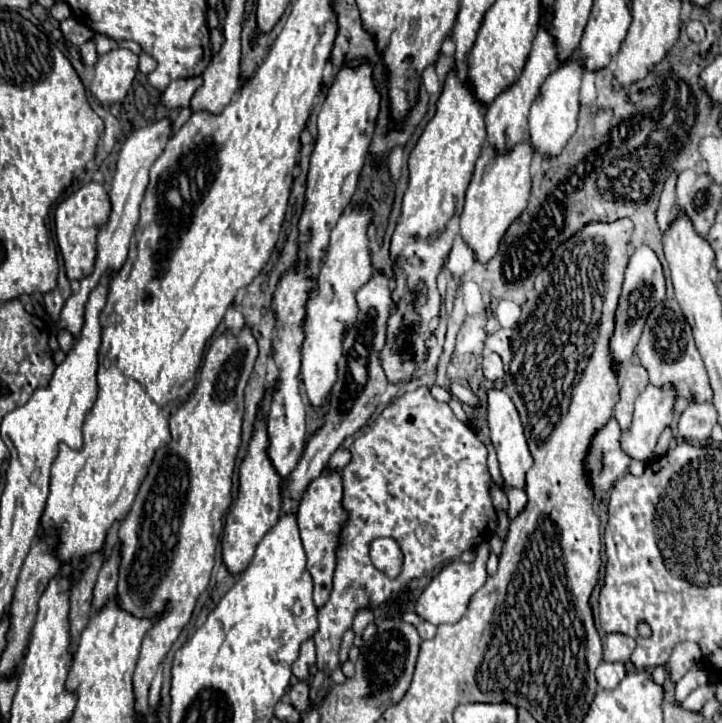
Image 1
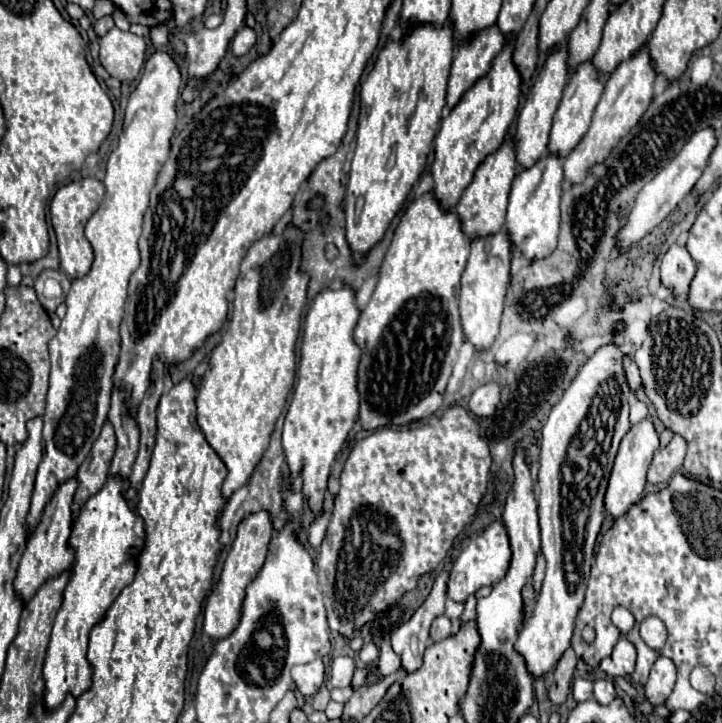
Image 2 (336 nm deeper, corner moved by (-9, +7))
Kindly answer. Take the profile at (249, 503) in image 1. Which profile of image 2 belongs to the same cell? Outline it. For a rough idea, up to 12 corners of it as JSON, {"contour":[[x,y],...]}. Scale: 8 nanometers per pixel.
{"contour":[[268,512],[240,522],[204,608],[212,642],[240,622],[246,586],[266,560]]}

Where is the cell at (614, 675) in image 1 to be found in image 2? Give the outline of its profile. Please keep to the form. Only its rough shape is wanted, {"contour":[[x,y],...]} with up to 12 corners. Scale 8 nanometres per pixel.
{"contour":[[596,680],[594,698],[610,704],[616,698],[614,680]]}

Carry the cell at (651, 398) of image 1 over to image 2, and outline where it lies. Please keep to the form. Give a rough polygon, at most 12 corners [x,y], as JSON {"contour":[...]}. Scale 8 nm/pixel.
{"contour":[[648,420],[622,438],[604,512],[624,516],[646,488],[658,450]]}

